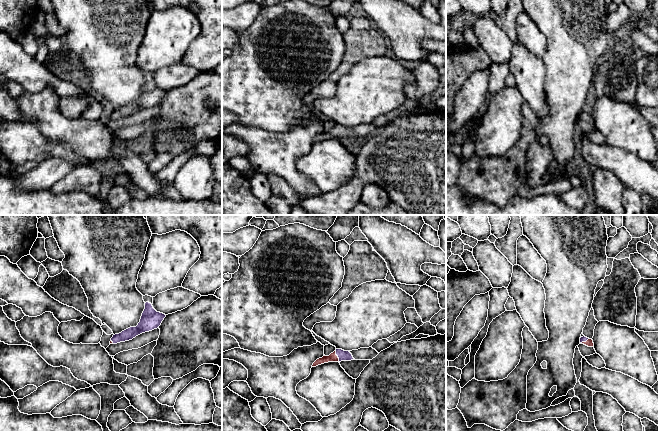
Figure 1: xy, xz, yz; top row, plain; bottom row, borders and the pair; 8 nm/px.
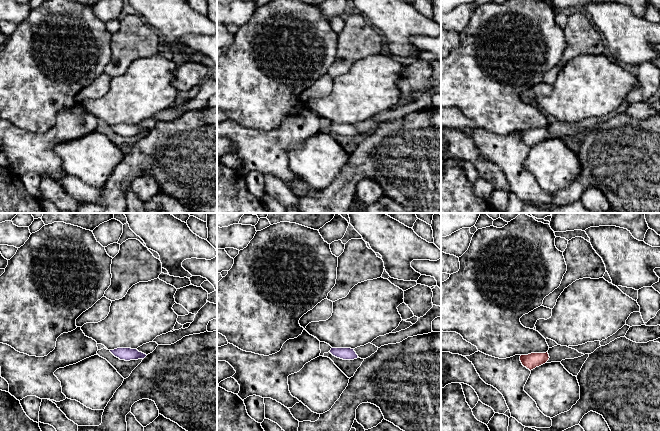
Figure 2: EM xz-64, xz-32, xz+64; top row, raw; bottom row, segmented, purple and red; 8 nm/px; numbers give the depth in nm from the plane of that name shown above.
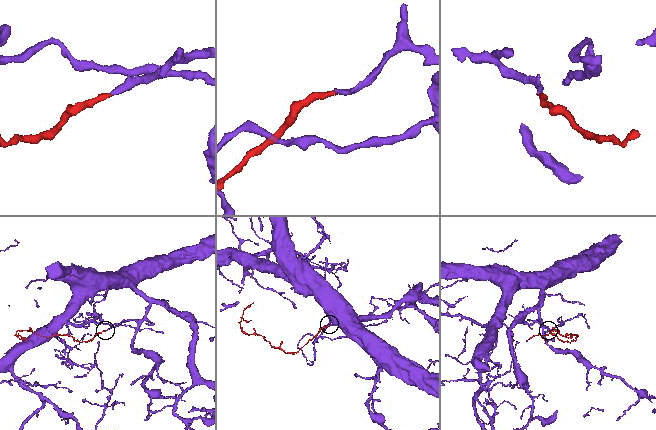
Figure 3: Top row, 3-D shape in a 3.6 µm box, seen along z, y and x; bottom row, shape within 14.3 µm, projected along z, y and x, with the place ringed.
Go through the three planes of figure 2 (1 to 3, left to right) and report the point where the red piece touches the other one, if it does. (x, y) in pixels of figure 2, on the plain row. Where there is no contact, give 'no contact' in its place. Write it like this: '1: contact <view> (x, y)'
1: no contact
2: no contact
3: no contact

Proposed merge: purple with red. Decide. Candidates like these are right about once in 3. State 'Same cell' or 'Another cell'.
Same cell

